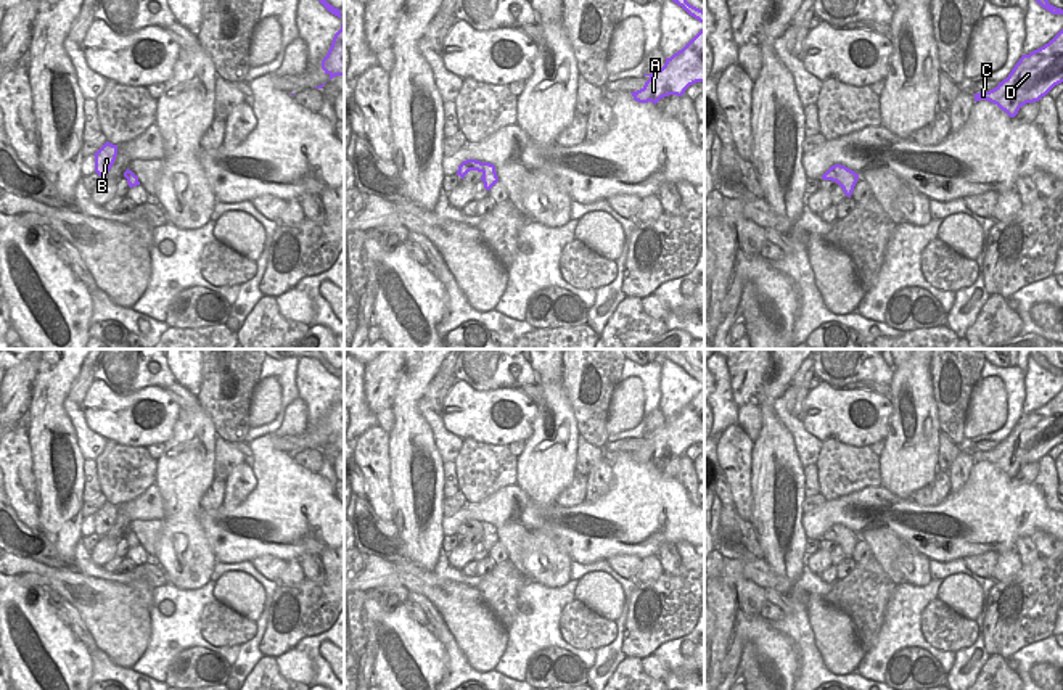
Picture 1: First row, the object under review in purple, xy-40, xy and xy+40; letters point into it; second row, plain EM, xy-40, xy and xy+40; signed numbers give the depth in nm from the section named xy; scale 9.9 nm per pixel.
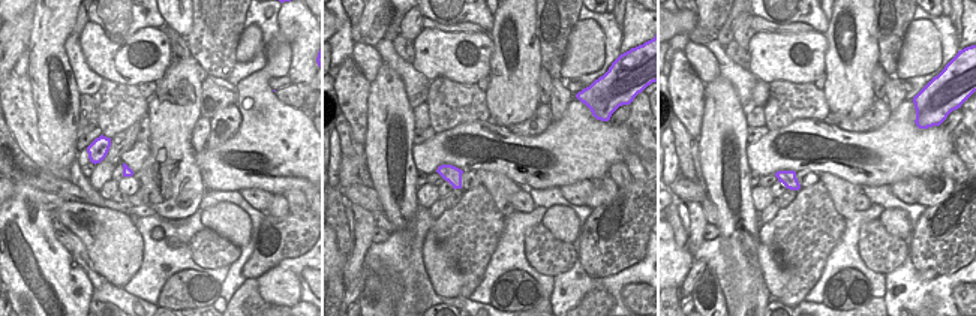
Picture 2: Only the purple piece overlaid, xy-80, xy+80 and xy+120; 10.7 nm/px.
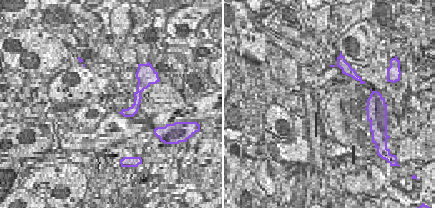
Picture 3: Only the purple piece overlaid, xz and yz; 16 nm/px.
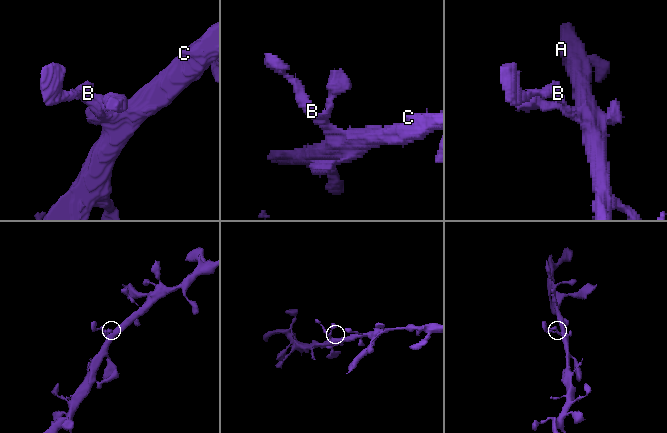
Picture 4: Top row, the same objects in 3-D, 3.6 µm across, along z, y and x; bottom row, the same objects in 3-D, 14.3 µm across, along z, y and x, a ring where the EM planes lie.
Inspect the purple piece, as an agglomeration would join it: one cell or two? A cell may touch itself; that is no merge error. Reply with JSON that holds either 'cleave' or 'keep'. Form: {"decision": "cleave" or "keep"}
{"decision": "keep"}

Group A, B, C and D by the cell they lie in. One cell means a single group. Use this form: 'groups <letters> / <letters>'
groups A B C D

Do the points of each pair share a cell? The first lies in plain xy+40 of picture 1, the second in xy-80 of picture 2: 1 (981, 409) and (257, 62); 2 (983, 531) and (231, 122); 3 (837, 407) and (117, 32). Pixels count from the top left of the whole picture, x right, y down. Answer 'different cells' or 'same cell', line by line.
1: different cells
2: different cells
3: different cells

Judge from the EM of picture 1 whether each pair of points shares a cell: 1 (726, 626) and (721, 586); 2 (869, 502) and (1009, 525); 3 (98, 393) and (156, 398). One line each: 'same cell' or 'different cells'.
1: same cell
2: same cell
3: same cell

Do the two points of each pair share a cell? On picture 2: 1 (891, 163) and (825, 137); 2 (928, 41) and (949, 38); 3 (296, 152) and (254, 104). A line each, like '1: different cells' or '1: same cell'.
1: same cell
2: different cells
3: same cell

